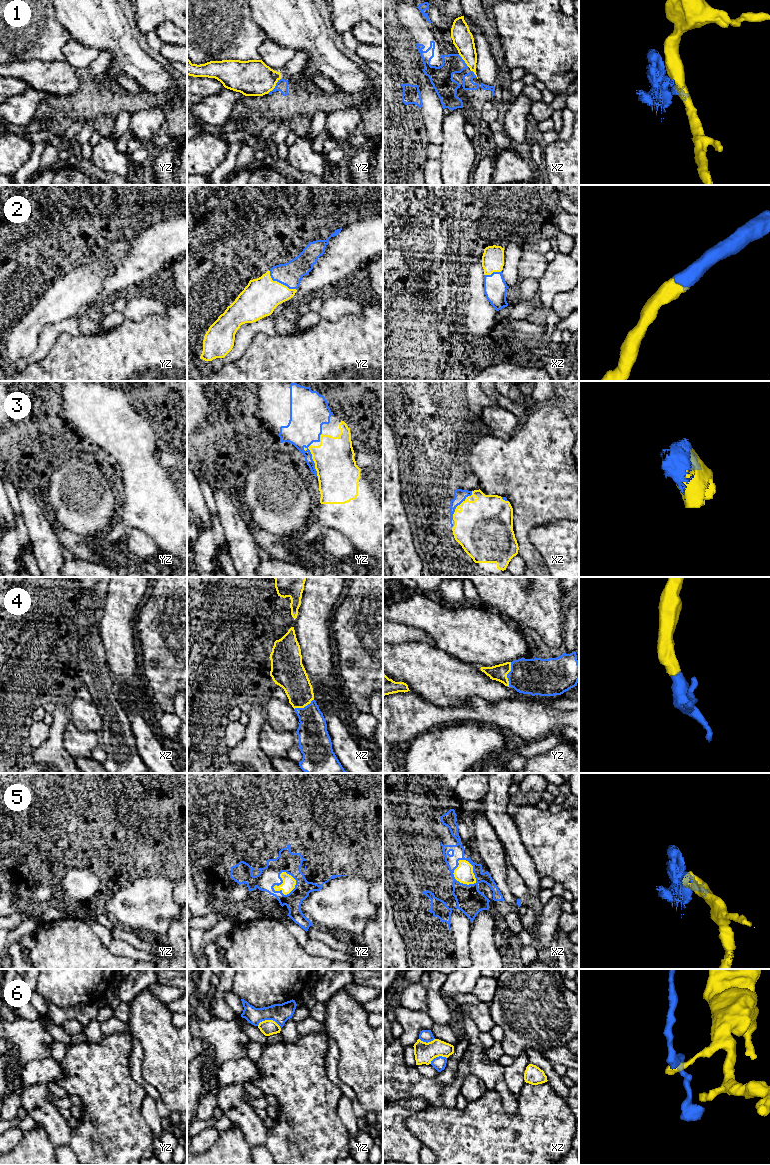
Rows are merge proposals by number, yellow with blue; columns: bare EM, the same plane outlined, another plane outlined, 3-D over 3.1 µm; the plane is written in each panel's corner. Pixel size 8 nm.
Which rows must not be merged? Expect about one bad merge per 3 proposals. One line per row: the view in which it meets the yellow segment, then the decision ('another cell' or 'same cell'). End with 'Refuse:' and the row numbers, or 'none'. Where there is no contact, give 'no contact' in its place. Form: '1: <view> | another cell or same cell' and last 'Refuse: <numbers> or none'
1: yz | another cell
2: yz | same cell
3: yz | same cell
4: yz | same cell
5: xz | same cell
6: yz | another cell
Refuse: 1, 6

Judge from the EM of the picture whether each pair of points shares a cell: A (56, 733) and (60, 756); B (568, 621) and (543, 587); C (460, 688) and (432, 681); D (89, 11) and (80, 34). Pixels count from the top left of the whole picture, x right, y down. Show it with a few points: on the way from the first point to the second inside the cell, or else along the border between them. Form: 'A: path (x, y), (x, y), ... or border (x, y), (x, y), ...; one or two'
A: path (56, 739), (56, 750); one
B: border (568, 601), (563, 617), (564, 639); two
C: path (453, 682), (439, 681); one
D: path (89, 17), (89, 25), (86, 28); one

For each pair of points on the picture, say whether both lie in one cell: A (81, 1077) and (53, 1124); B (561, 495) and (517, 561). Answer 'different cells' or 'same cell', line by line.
A: different cells
B: different cells

